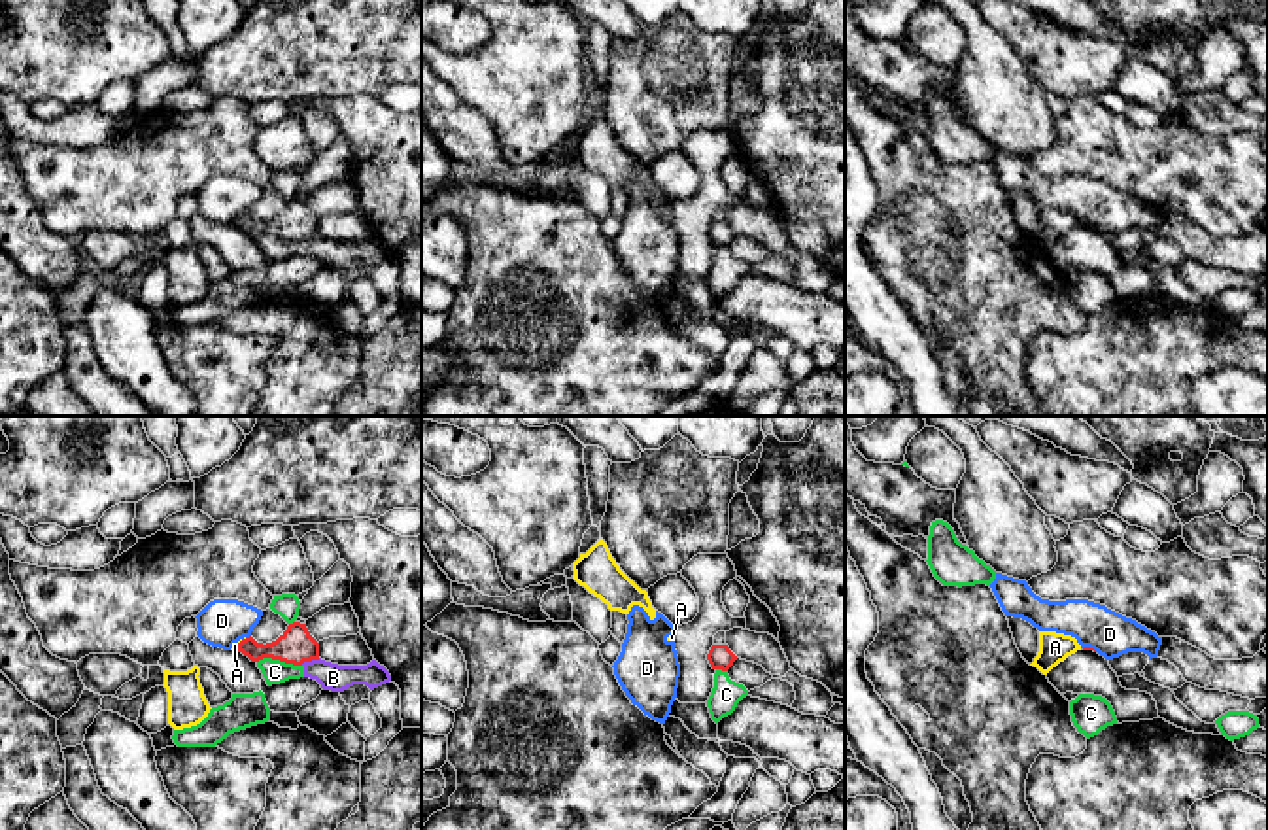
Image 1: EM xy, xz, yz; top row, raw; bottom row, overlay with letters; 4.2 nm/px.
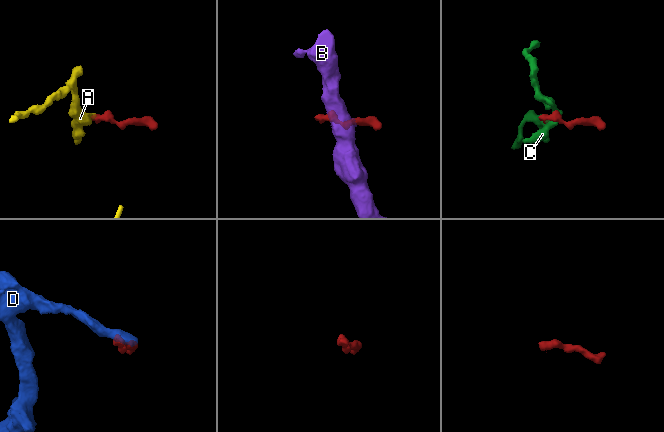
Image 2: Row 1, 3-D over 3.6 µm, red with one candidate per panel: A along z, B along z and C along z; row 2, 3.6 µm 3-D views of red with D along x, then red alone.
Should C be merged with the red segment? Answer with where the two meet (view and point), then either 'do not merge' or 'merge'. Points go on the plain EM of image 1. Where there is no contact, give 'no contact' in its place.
meets red in xy at (280, 237); do not merge

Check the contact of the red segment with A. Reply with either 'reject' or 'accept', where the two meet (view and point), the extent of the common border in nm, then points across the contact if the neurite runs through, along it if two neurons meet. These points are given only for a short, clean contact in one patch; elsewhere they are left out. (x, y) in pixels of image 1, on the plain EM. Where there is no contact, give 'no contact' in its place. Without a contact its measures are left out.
reject; contact xy (240, 218); length 70 nm; border xy (246, 214), (235, 224)

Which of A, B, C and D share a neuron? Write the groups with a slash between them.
A / B C / D

